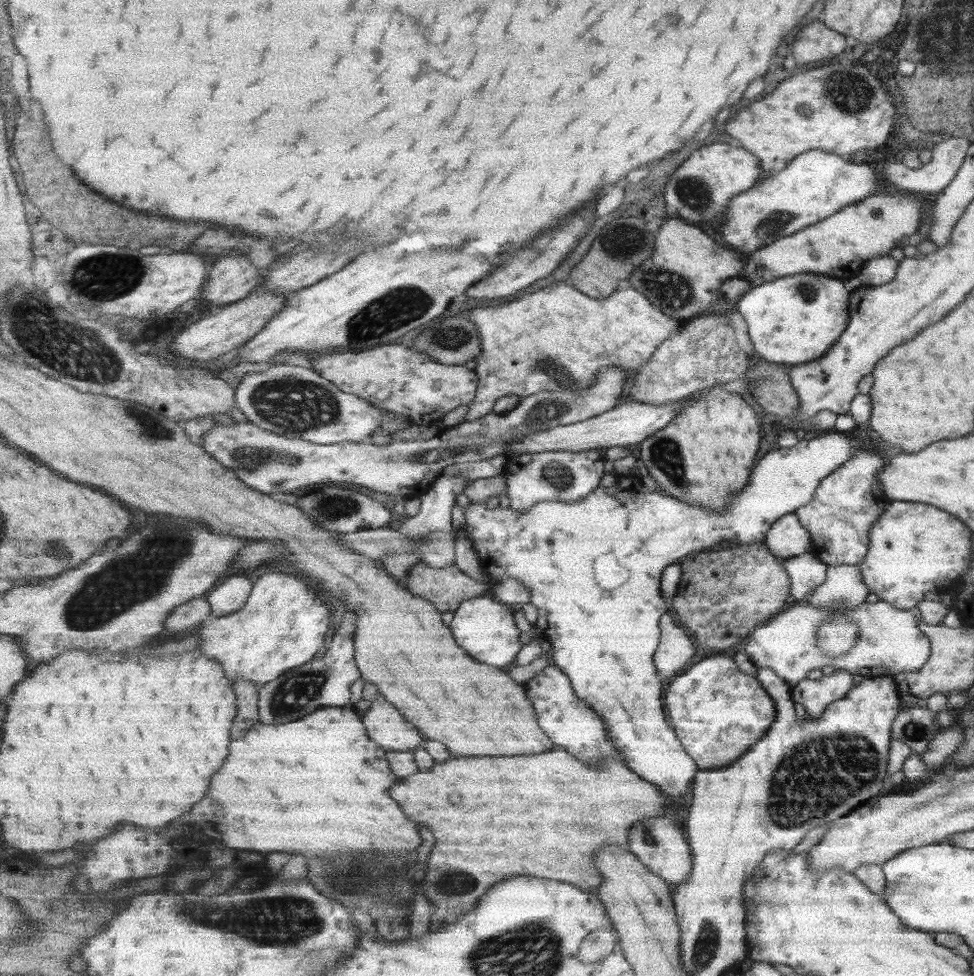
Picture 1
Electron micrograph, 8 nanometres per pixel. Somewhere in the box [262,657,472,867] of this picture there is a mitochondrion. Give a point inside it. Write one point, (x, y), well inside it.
(301, 689)

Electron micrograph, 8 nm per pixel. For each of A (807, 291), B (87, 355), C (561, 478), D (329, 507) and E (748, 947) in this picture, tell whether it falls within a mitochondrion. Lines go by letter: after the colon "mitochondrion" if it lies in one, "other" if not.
A: mitochondrion
B: mitochondrion
C: mitochondrion
D: mitochondrion
E: other

